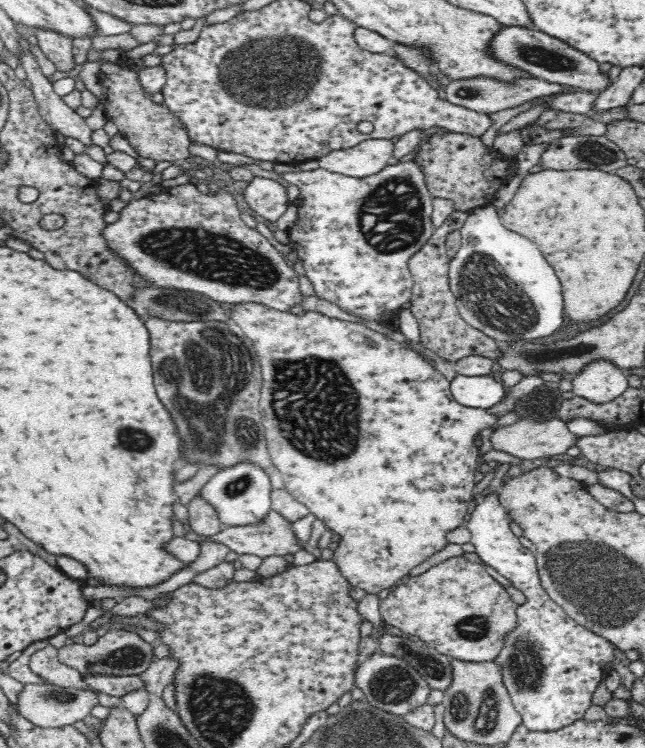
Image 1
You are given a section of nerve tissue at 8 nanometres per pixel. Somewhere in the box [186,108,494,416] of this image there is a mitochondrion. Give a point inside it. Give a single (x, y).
(391, 216)

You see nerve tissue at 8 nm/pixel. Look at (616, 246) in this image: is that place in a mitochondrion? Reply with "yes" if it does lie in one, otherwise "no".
no

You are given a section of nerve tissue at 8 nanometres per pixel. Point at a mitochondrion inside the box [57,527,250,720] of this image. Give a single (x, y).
(127, 656)

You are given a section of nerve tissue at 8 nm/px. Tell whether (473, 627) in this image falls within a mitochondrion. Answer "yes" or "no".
yes

